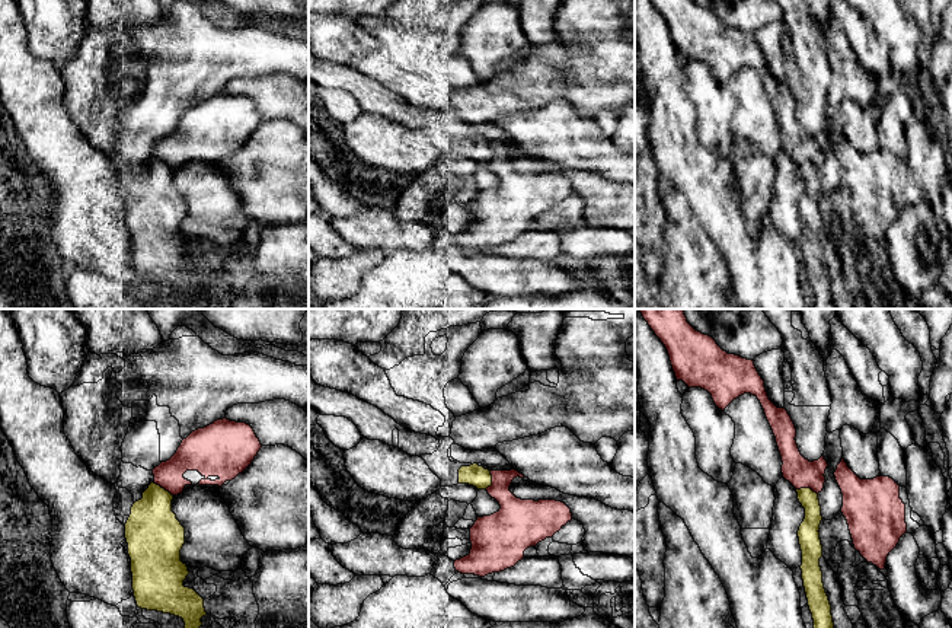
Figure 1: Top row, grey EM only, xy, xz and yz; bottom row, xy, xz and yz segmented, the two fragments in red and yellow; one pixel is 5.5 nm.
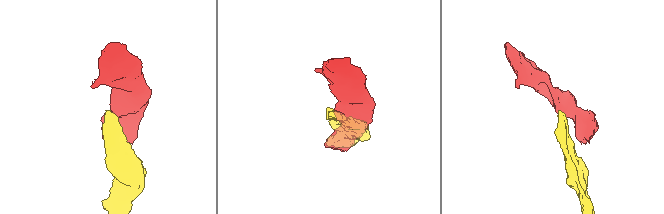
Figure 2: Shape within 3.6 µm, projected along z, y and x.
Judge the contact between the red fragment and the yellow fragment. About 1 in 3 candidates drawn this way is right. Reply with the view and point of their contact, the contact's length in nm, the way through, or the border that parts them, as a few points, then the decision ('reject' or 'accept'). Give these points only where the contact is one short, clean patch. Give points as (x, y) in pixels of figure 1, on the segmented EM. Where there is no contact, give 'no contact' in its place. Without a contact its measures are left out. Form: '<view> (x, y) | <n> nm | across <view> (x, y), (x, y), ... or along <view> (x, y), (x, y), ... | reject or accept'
yz (807, 487) | 120 nm | along yz (796, 488), (811, 488), (817, 494) | reject

